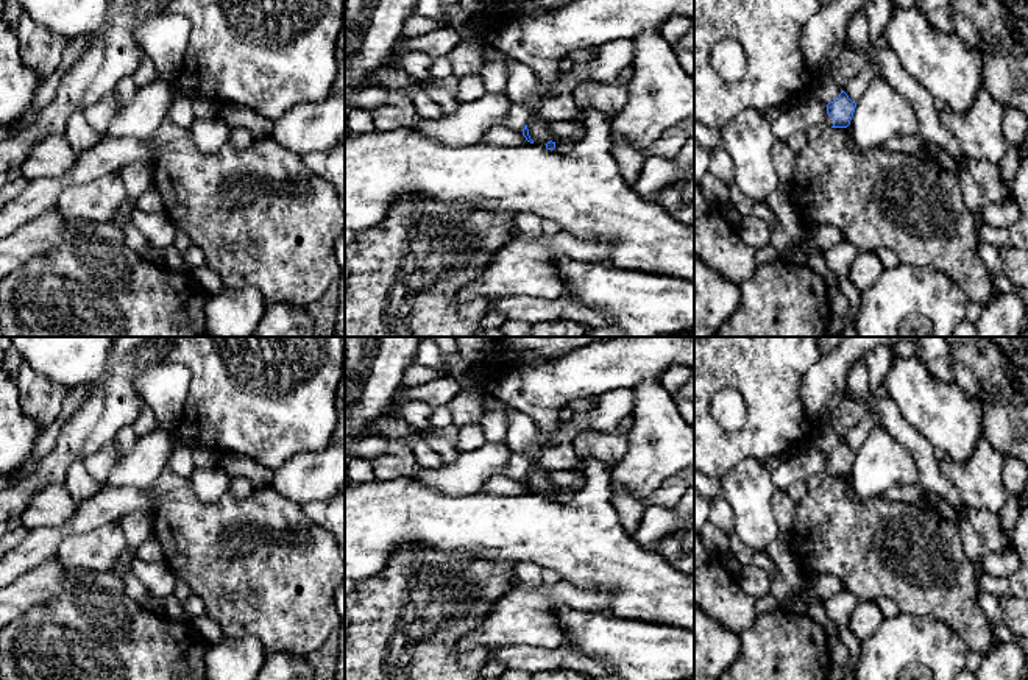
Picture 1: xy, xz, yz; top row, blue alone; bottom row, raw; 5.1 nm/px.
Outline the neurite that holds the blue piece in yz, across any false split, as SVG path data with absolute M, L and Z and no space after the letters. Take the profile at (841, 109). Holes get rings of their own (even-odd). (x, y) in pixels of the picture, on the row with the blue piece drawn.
M841 90L841 94L827 104L827 114L824 120L808 131L808 137L819 137L828 128L847 128L853 117L856 103Z

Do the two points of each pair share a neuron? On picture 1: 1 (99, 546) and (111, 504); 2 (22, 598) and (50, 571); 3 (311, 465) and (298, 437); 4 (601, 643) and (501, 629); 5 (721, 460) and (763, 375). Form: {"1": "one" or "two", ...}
{"1": "two", "2": "one", "3": "two", "4": "two", "5": "one"}

